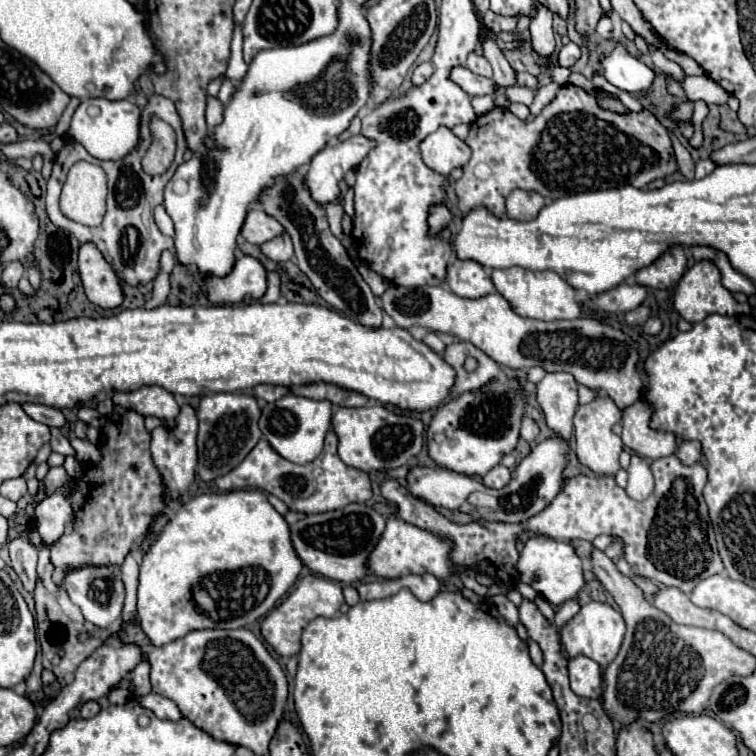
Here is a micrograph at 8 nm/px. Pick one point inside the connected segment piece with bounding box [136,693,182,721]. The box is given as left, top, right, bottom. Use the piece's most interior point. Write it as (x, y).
(161, 707)

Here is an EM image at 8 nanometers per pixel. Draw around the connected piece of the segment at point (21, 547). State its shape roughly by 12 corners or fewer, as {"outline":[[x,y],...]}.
{"outline":[[26,535],[8,543],[10,565],[34,591],[38,549]]}

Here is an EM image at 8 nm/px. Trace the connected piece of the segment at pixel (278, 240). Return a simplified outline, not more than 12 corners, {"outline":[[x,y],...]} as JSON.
{"outline":[[282,233],[262,245],[268,259],[284,263],[294,255],[290,235]]}

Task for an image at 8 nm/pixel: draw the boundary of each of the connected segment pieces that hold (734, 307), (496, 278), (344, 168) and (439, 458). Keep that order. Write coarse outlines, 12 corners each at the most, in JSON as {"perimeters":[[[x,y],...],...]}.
{"perimeters":[[[696,261],[674,289],[674,309],[690,323],[746,315],[712,261]],[[494,269],[492,283],[522,317],[582,313],[554,271]],[[358,135],[314,155],[306,183],[322,205],[374,147]],[[500,377],[426,429],[440,467],[484,477],[520,437],[524,391]]]}

